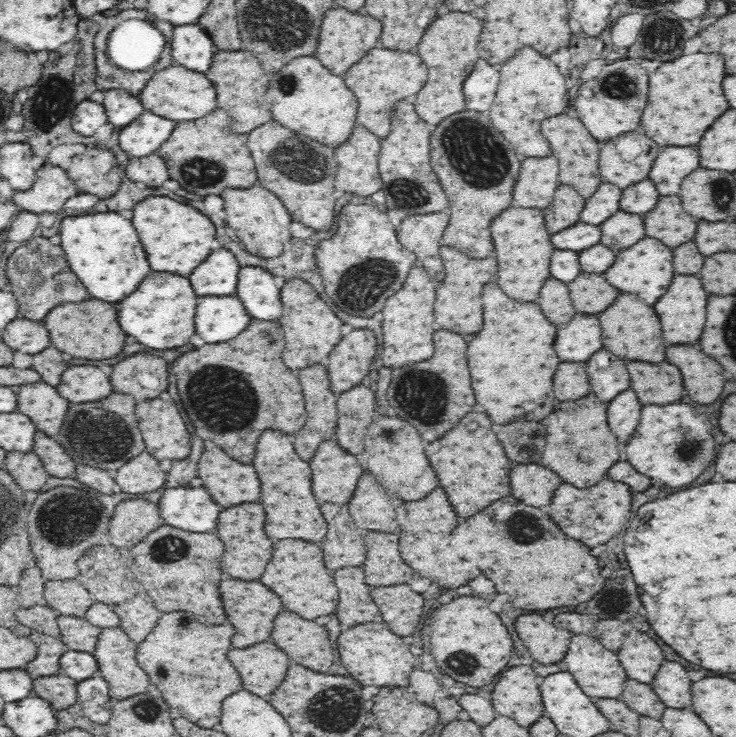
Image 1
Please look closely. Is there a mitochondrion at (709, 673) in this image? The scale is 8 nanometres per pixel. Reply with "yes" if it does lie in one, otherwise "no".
no

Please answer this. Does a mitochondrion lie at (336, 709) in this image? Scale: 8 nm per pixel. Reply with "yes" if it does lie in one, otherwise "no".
yes

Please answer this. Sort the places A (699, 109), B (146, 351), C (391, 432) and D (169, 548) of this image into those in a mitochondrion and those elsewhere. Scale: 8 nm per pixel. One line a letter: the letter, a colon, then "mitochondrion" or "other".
A: other
B: other
C: mitochondrion
D: mitochondrion

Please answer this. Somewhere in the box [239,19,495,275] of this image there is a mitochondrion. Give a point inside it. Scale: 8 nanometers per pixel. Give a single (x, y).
(291, 158)

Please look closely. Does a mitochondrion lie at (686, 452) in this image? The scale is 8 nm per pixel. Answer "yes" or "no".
yes

